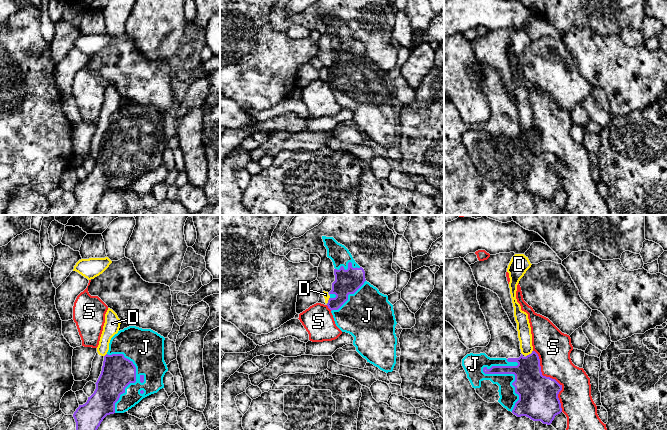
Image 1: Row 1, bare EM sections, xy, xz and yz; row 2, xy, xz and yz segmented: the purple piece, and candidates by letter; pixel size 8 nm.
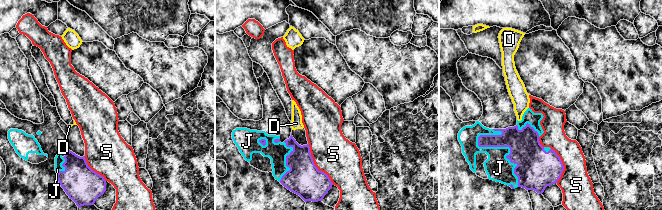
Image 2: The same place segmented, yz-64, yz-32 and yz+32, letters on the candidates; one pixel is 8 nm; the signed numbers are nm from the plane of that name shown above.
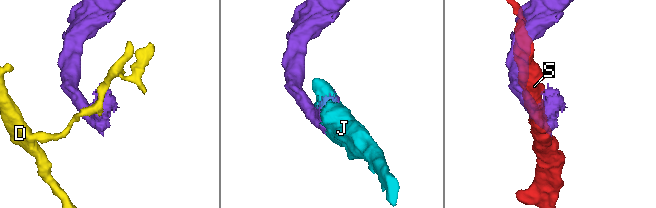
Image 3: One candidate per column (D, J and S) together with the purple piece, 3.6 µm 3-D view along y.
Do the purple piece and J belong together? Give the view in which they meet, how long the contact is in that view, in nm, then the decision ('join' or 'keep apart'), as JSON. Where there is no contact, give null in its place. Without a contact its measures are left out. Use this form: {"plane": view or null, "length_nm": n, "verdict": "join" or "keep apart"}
{"plane": "yz", "length_nm": 440, "verdict": "join"}

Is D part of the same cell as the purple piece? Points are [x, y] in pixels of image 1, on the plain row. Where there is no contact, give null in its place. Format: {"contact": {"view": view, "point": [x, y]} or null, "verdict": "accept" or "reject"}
{"contact": {"view": "yz", "point": [529, 130]}, "verdict": "reject"}

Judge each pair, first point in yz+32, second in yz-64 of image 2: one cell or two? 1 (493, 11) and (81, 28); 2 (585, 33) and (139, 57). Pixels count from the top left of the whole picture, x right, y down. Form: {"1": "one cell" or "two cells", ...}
{"1": "two cells", "2": "one cell"}

